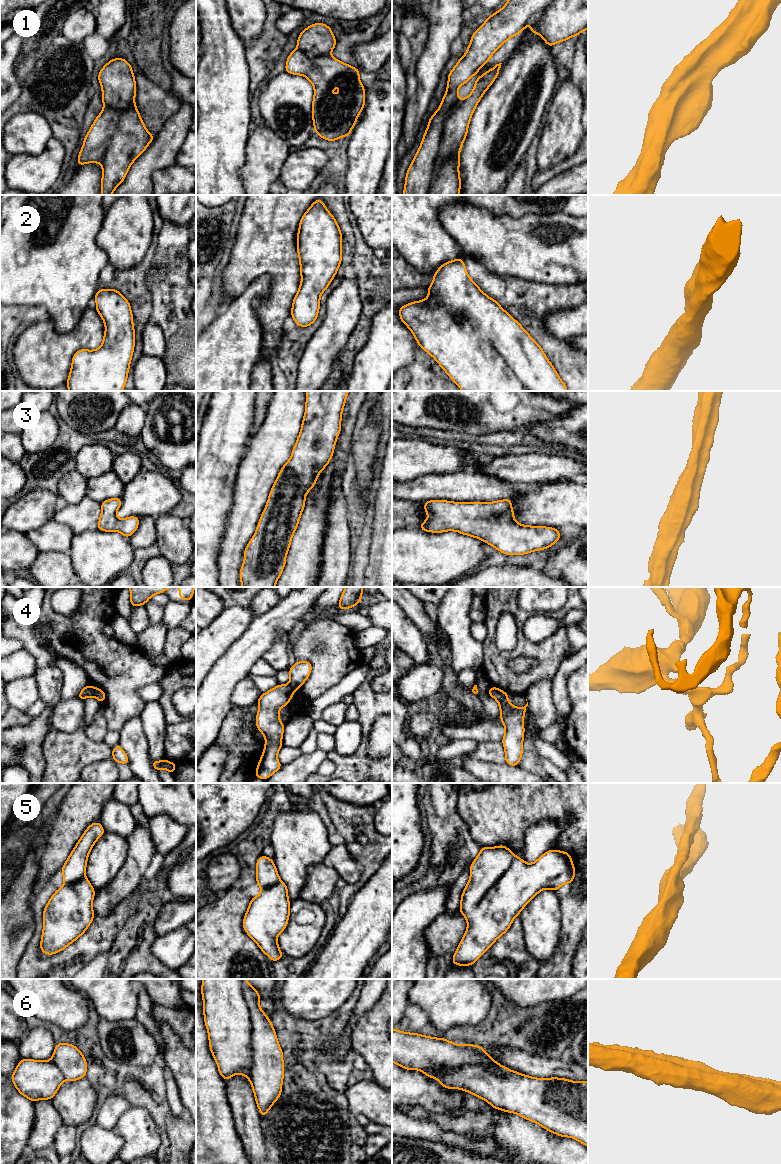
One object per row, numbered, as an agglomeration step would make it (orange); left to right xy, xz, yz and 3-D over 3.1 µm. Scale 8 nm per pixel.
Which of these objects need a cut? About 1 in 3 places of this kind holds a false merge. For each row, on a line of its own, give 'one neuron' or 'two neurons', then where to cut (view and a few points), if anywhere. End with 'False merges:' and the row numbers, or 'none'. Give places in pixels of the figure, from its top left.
1: one neuron | no cut
2: one neuron | no cut
3: one neuron | no cut
4: two neurons | xy (95, 688), (94, 696)
5: one neuron | no cut
6: one neuron | no cut
False merges: 4

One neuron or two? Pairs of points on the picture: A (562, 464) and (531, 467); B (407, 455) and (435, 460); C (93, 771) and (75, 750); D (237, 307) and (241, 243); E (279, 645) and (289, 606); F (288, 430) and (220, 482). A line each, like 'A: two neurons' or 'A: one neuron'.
A: one neuron
B: one neuron
C: two neurons
D: two neurons
E: two neurons
F: two neurons

